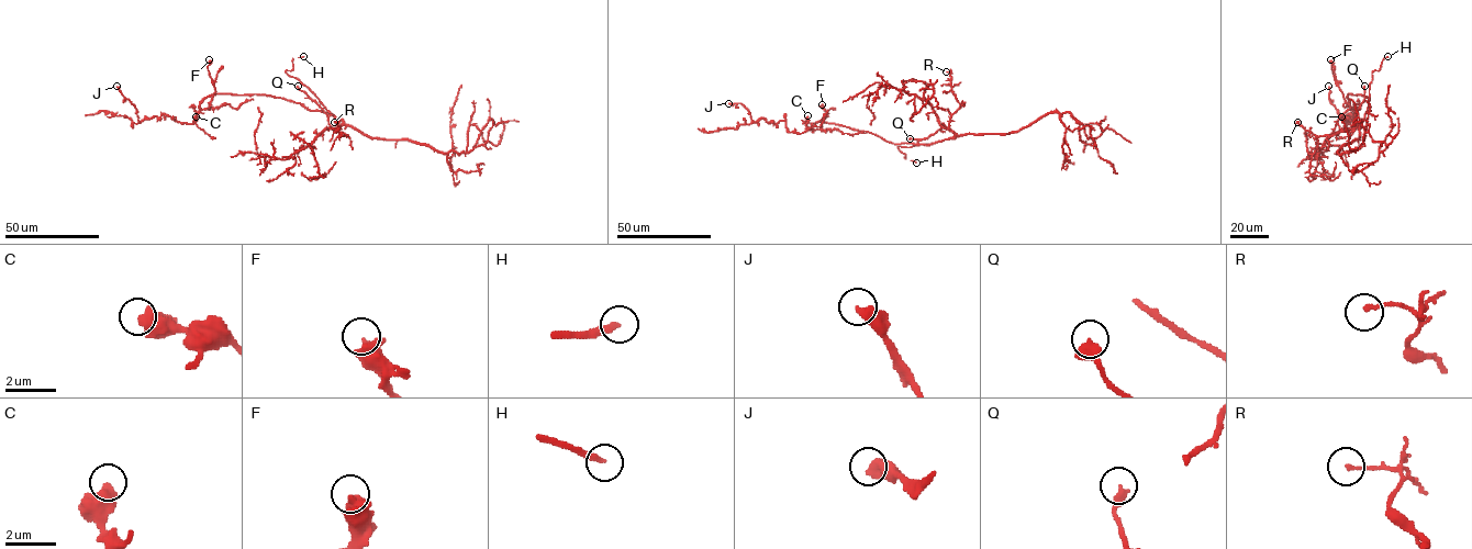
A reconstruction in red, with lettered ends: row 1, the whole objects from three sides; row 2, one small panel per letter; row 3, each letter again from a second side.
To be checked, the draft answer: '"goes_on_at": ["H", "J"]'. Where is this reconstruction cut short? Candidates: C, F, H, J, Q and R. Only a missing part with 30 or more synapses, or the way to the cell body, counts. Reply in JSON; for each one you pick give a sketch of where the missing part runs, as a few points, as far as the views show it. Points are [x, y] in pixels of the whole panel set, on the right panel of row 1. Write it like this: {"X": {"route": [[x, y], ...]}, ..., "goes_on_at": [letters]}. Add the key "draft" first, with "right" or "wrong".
{"draft": "right", "H": {"route": [[1387, 56], [1405, 44]]}, "J": {"route": [[1328, 86], [1328, 76], [1338, 68]]}, "goes_on_at": ["H", "J"]}

